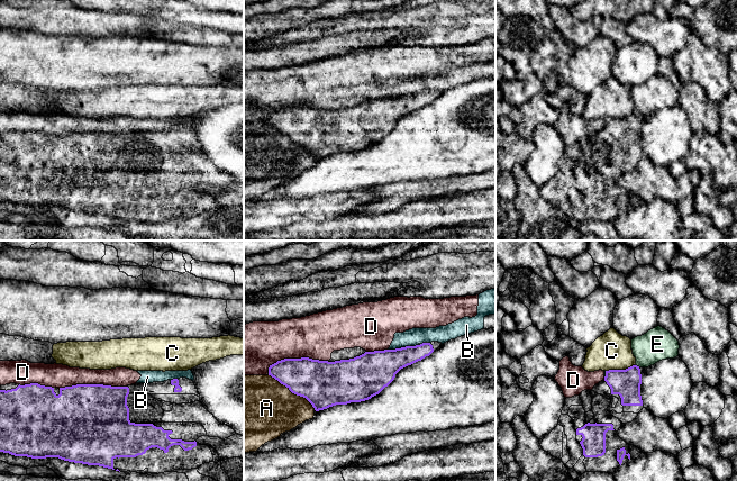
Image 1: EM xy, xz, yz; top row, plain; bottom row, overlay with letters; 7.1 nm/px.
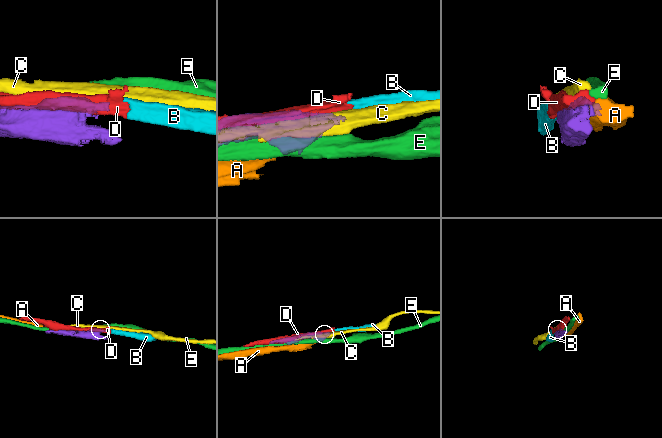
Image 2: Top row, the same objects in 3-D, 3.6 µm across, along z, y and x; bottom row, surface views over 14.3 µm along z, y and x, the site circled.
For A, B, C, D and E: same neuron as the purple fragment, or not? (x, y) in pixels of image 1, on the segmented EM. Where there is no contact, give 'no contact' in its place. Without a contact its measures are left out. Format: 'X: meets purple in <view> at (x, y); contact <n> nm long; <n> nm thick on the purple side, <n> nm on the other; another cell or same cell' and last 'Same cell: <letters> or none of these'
A: meets purple in xz at (293, 392); contact 420 nm long; 320 nm thick on the purple side, 440 nm on the other; another cell
B: meets purple in xz at (402, 347); contact 220 nm long; 280 nm thick on the purple side, 120 nm on the other; another cell
C: meets purple in yz at (620, 370); contact 220 nm long; 200 nm thick on the purple side, 260 nm on the other; another cell
D: meets purple in xy at (92, 384); contact 480 nm long; 500 nm thick on the purple side, 170 nm on the other; another cell
E: meets purple in yz at (638, 366); contact 40 nm long; 200 nm thick on the purple side, 240 nm on the other; another cell
Same cell: none of these

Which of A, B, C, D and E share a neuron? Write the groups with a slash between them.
A / B D / C / E

